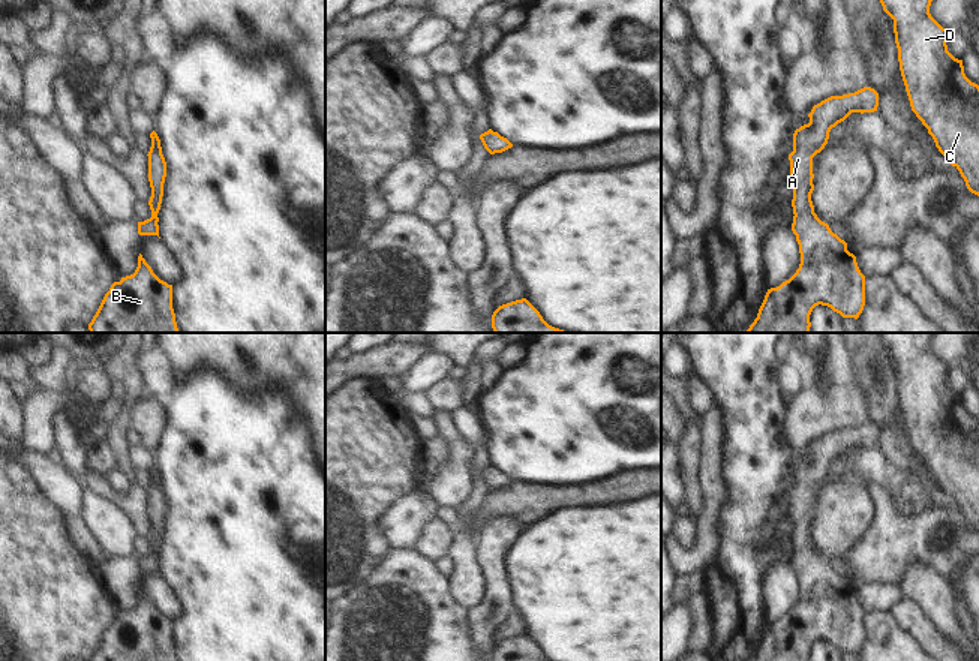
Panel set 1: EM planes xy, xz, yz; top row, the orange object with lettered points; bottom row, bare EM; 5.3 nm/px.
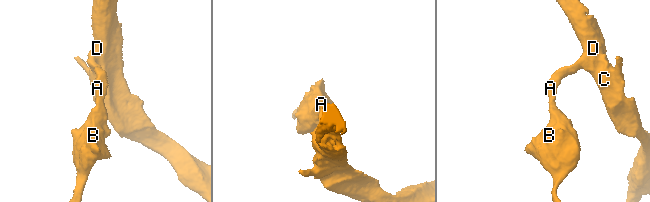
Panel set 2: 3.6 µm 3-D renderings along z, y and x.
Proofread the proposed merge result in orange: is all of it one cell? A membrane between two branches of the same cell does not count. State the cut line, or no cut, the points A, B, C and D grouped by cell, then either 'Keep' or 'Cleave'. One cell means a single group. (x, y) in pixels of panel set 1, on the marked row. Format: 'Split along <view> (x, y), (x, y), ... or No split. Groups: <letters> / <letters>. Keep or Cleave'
No split. Groups: A B C D. Keep.

